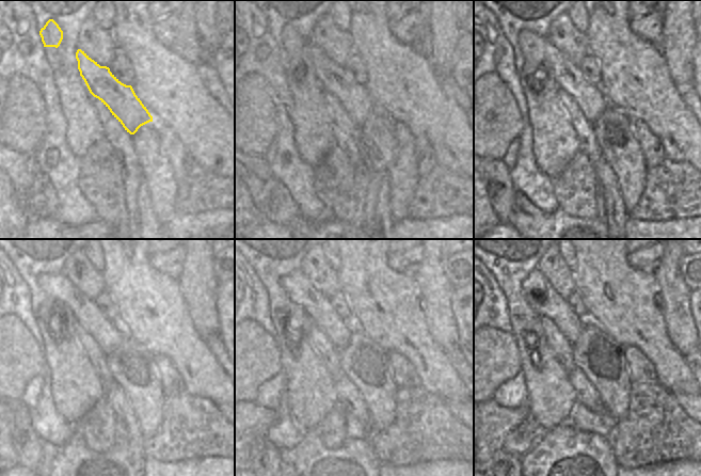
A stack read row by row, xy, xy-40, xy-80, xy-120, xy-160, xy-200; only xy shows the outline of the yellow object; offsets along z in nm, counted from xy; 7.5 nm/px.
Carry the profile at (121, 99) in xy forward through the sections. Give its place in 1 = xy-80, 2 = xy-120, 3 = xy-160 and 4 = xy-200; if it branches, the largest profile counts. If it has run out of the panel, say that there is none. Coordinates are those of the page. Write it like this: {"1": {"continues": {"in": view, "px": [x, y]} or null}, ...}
{"1": {"continues": {"in": "xy-80", "px": [590, 98]}}, "2": {"continues": {"in": "xy-120", "px": [109, 336]}}, "3": {"continues": {"in": "xy-160", "px": [298, 287]}}, "4": {"continues": {"in": "xy-200", "px": [542, 298]}}}

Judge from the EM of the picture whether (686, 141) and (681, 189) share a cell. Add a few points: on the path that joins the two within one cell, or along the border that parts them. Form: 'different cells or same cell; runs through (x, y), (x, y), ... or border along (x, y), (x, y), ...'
different cells; border along (667, 159), (689, 163)

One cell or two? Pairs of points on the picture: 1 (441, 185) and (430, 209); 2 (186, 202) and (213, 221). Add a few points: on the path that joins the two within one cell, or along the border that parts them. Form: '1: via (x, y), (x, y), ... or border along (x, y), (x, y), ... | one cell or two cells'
1: via (441, 191), (430, 203) | one cell
2: border along (223, 208), (176, 213) | two cells

